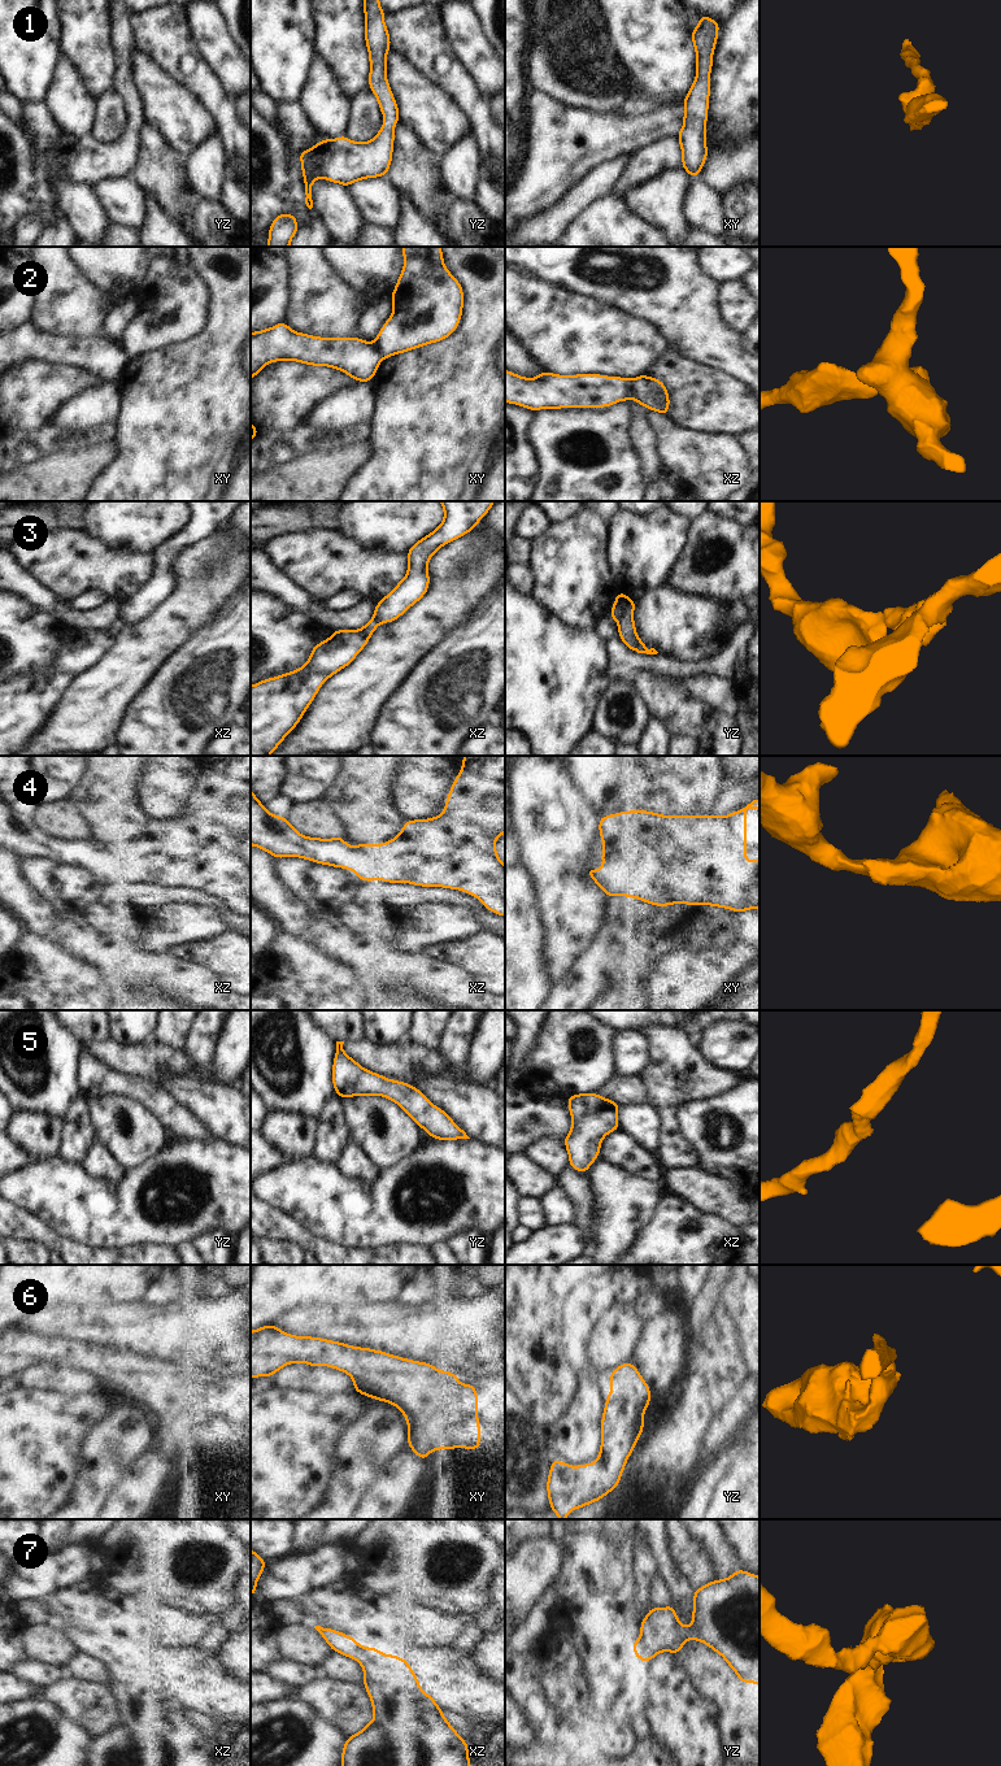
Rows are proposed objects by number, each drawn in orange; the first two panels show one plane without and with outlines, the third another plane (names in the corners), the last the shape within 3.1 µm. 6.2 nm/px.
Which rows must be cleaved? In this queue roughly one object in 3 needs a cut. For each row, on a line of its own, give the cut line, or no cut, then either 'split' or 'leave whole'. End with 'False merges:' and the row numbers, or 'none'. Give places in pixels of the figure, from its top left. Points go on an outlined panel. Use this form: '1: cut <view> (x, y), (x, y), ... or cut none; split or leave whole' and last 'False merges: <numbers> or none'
1: cut none; leave whole
2: cut xz (632, 379), (630, 396); split
3: cut yz (631, 600), (618, 621); split
4: cut none; leave whole
5: cut none; leave whole
6: cut none; leave whole
7: cut none; leave whole
False merges: 2, 3

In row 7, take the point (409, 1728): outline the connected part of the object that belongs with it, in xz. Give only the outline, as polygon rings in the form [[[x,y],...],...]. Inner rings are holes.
[[[315,1626],[314,1628],[332,1652],[360,1662],[365,1675],[362,1684],[374,1711],[374,1719],[370,1723],[365,1724],[360,1732],[347,1736],[341,1749],[341,1766],[471,1766],[466,1740],[444,1718],[444,1711],[438,1702],[419,1687],[417,1675],[404,1657],[384,1654],[375,1647],[361,1647],[358,1640],[348,1634],[328,1627]]]

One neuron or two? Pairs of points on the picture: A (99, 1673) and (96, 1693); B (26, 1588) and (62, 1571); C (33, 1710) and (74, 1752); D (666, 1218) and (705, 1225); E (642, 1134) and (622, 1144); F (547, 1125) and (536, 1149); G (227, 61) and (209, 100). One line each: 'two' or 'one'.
A: two
B: one
C: one
D: one
E: two
F: two
G: two

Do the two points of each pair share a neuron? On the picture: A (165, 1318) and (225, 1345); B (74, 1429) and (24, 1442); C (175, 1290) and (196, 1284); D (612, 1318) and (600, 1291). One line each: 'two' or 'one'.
A: one
B: one
C: two
D: two

